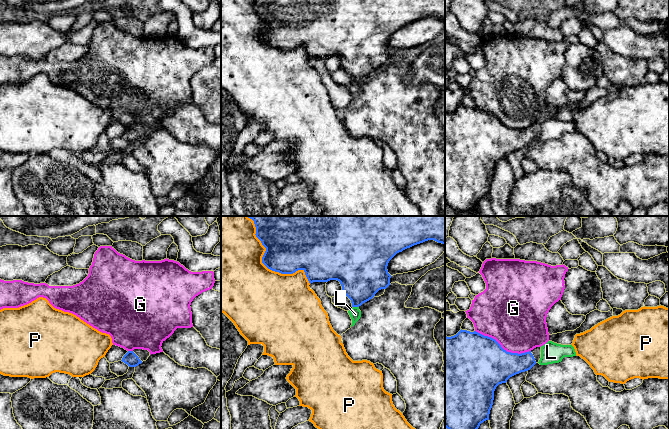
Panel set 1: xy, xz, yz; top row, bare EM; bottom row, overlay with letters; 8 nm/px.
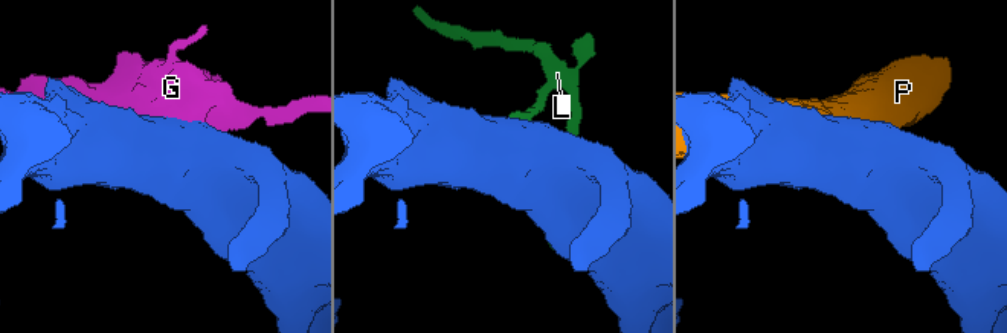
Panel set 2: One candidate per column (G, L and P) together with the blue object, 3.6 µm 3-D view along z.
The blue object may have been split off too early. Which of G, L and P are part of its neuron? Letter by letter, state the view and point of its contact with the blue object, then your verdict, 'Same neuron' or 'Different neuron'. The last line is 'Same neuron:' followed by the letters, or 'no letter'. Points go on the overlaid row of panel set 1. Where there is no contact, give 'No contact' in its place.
G: Touches blue at yz (502, 348). Different neuron
L: Touches blue at xz (356, 306). Different neuron
P: Touches blue at xz (265, 265). Different neuron
Same neuron: no letter

